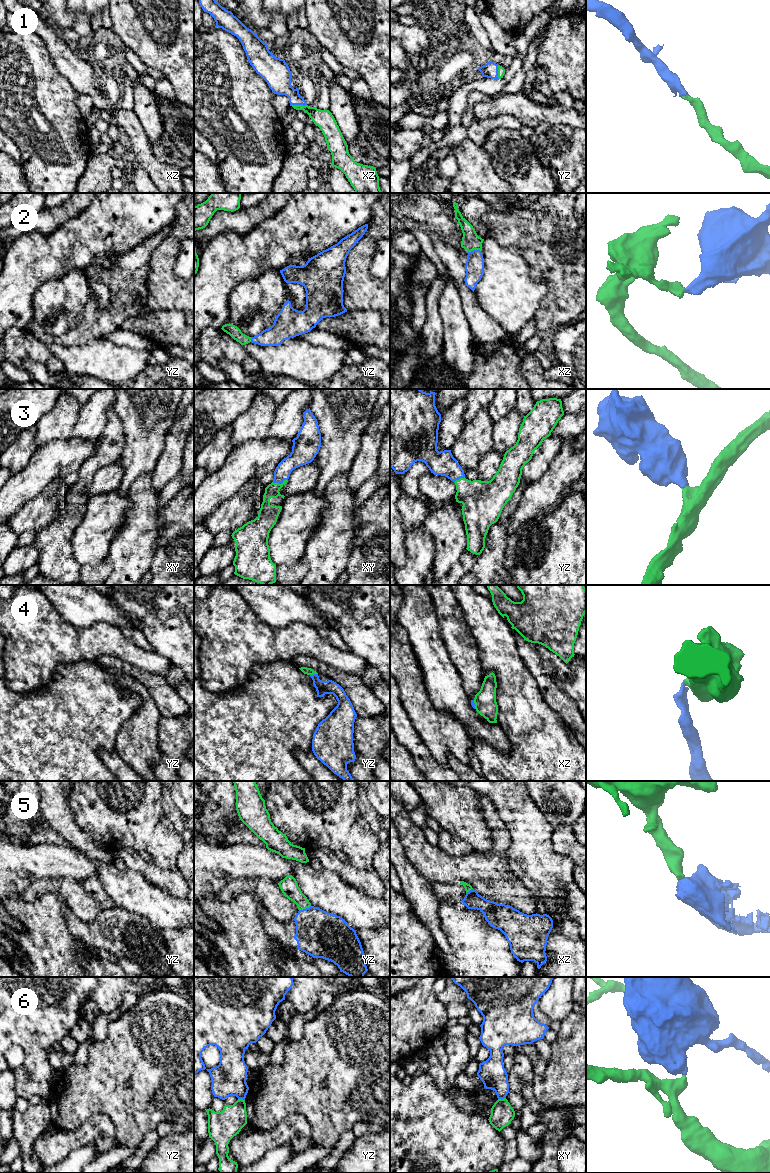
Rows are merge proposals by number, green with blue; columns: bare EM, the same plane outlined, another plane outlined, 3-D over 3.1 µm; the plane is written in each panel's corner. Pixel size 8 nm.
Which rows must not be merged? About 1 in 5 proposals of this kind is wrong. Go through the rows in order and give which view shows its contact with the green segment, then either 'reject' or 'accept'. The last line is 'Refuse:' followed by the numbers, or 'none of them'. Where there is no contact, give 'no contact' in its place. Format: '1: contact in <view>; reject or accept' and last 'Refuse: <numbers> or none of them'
1: contact in xz; accept
2: contact in xz; accept
3: contact in xy; accept
4: contact in yz; accept
5: contact in yz; reject
6: contact in xy; reject
Refuse: 5, 6

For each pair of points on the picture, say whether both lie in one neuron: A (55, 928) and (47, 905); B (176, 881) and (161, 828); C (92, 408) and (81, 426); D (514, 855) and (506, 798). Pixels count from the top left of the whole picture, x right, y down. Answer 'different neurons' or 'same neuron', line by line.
A: same neuron
B: different neurons
C: same neuron
D: same neuron

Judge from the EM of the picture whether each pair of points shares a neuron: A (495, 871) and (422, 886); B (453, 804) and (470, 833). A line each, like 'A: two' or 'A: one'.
A: two
B: one

